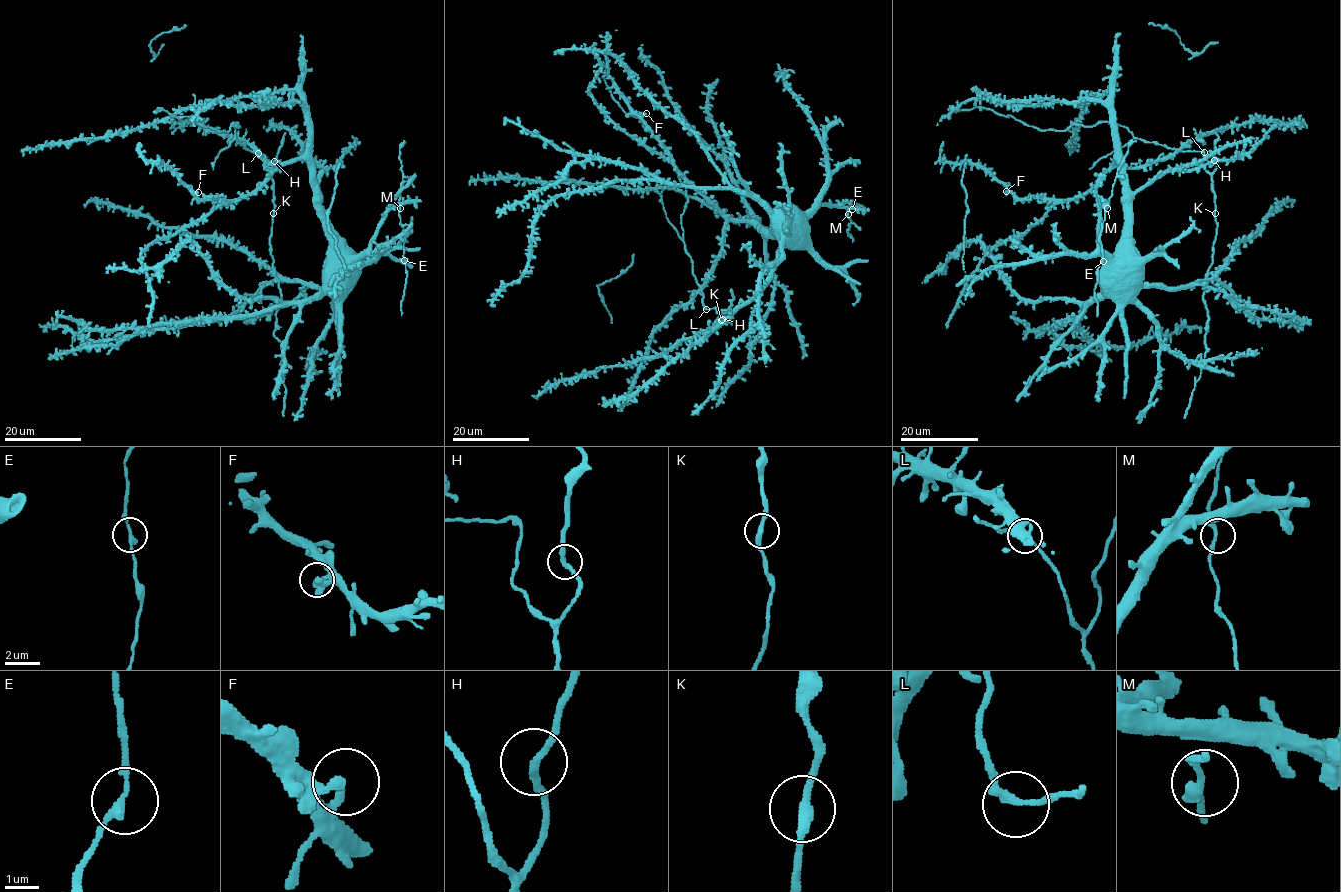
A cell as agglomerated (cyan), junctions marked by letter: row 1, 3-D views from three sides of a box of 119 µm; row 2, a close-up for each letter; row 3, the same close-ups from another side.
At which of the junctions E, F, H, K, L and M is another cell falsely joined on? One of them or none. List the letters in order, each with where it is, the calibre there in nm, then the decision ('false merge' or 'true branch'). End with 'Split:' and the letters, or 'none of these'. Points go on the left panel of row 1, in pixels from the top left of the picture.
E: place (404, 260); calibre 220 nm; true branch
F: place (198, 192); calibre 200 nm; true branch
H: place (274, 161); calibre 220 nm; true branch
K: place (273, 213); calibre 280 nm; true branch
L: place (258, 153); calibre 240 nm; true branch
M: place (400, 208); calibre 240 nm; true branch
Split: none of these

